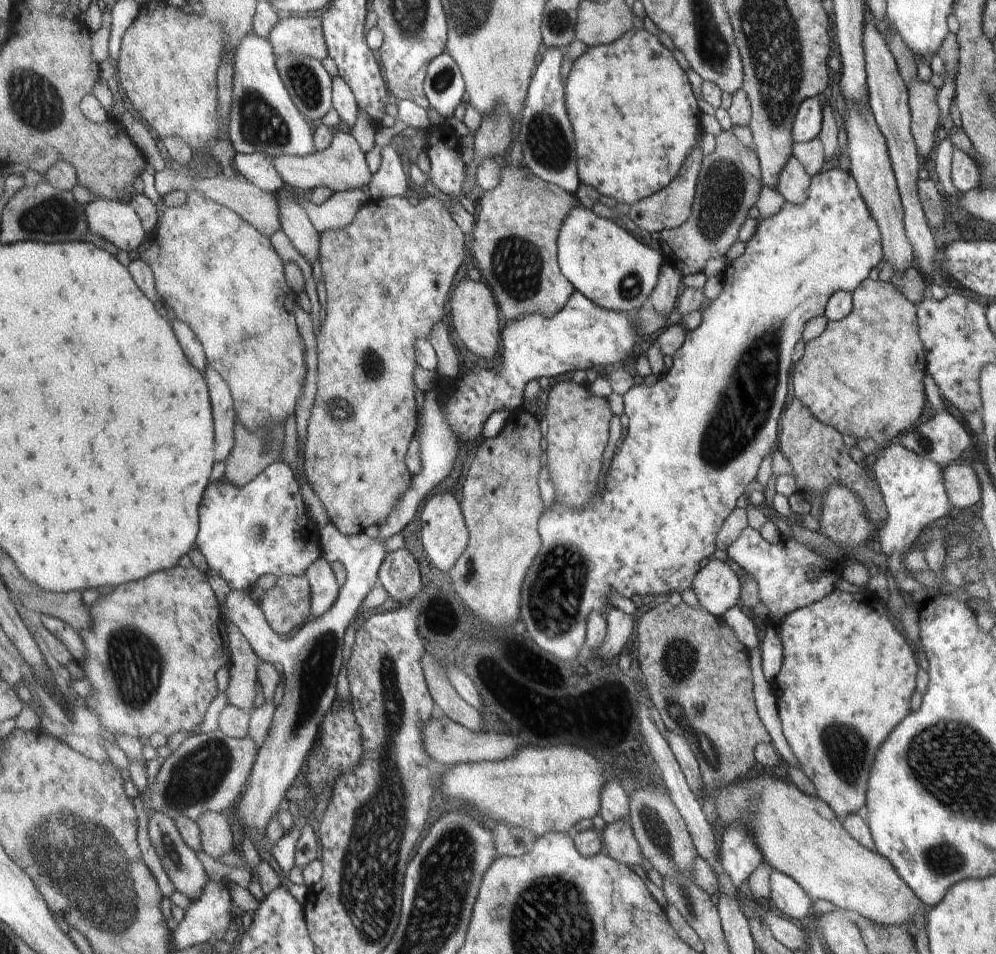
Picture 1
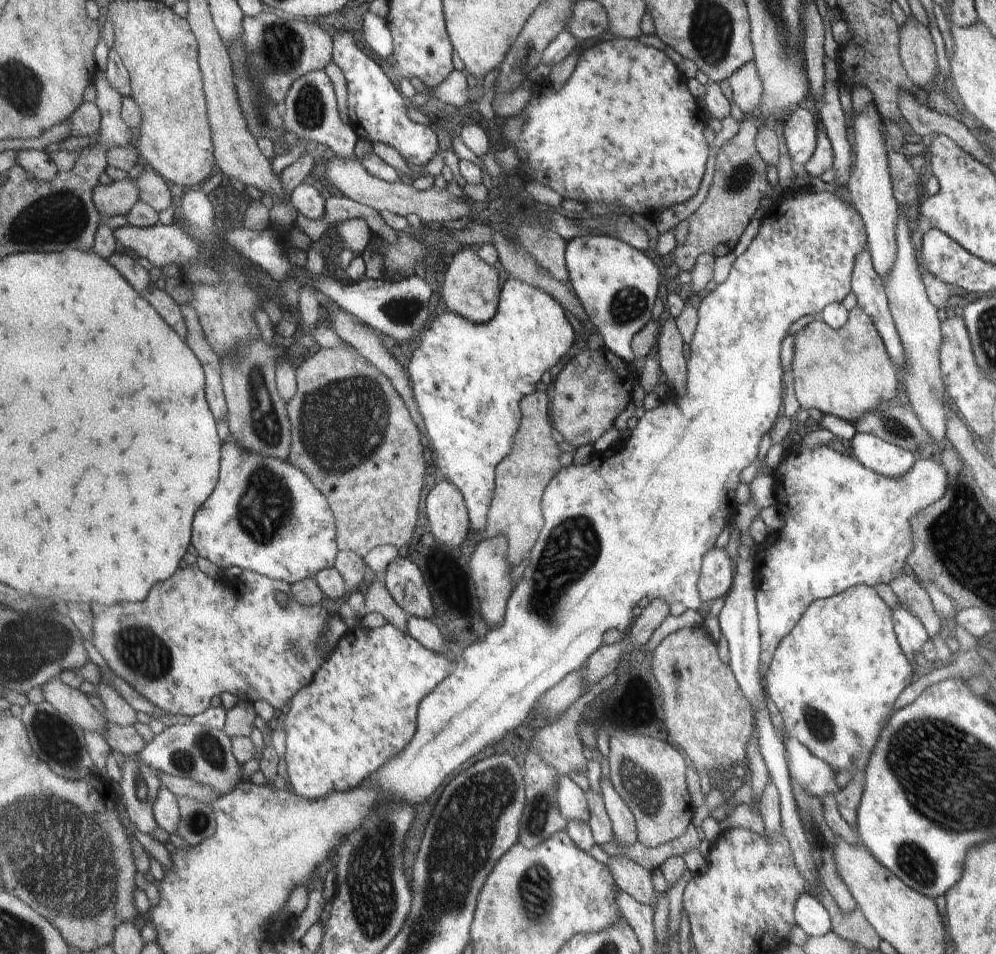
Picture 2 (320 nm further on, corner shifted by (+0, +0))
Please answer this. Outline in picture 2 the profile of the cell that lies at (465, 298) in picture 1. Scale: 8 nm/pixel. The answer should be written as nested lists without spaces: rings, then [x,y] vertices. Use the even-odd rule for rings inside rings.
[[[466,249],[453,257],[446,272],[440,292],[447,308],[476,323],[495,318],[500,303],[501,278],[493,265],[482,259],[478,251]]]

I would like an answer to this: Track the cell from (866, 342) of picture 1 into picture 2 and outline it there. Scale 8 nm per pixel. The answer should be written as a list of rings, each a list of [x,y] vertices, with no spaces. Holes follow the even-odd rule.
[[[855,305],[845,324],[833,330],[818,318],[794,335],[790,365],[793,390],[798,406],[815,408],[851,423],[861,414],[875,410],[883,400],[893,400],[897,392],[897,373],[871,319]]]

